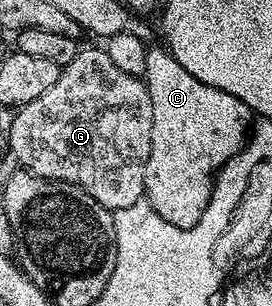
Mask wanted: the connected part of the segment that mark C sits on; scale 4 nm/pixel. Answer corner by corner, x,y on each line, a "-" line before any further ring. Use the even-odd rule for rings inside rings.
150,45
146,52
146,70
143,75
145,86
150,92
153,119
151,120
150,154
146,158
144,197
169,226
191,228
199,224
213,191
215,175
225,163
231,161
251,133
251,111
243,100
195,80
179,60
170,54
164,45

